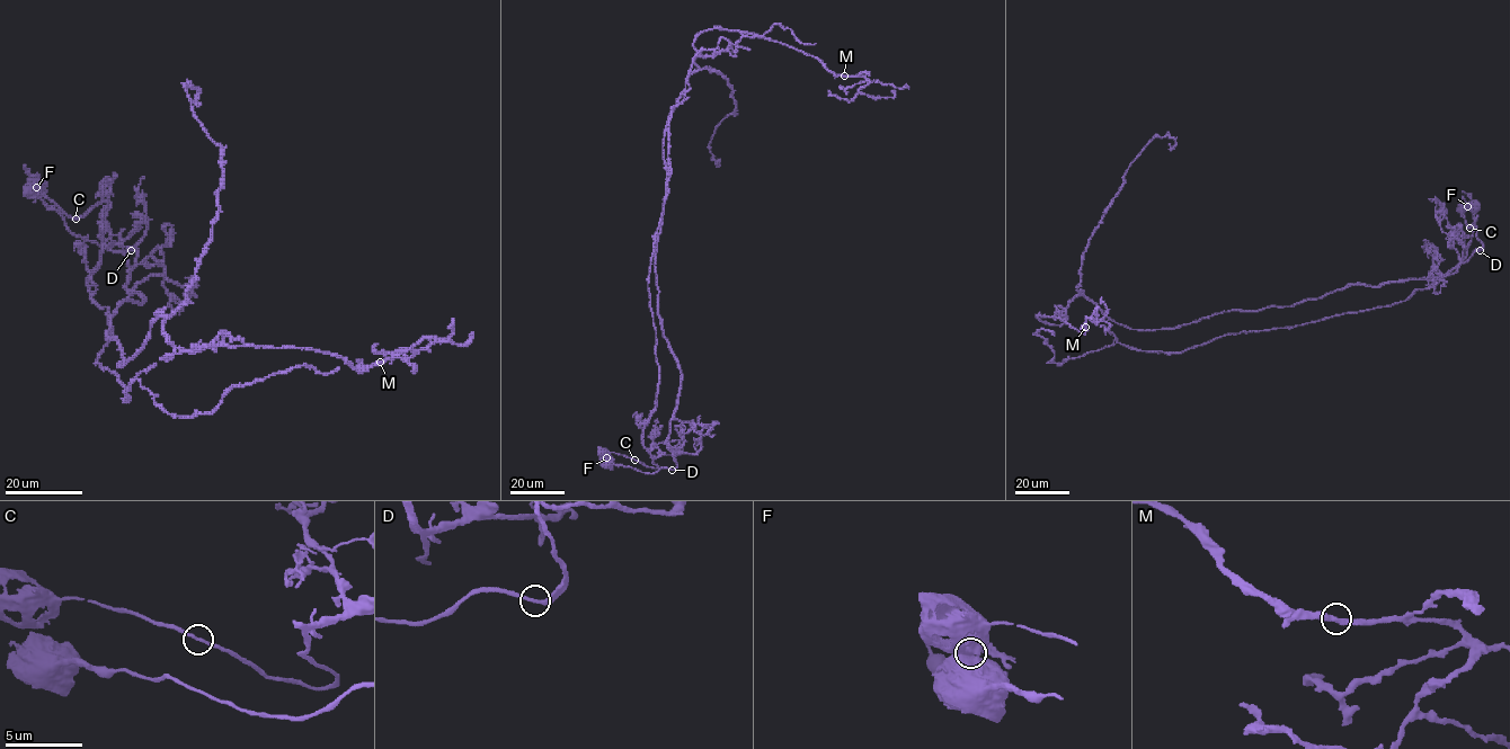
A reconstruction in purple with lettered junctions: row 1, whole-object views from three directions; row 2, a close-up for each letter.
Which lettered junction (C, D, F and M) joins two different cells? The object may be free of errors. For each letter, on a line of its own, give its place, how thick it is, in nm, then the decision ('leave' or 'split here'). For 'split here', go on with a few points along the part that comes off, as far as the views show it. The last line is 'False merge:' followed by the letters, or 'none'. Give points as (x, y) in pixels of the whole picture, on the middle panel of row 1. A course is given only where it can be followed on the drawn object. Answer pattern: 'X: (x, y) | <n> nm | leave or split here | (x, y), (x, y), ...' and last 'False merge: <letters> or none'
C: (634, 460) | 200 nm | leave
D: (672, 470) | 260 nm | leave
F: (606, 457) | 1000 nm | split here | (607, 457), (658, 466), (642, 444), (658, 379), (648, 283), (671, 110), (693, 58), (775, 24), (816, 43)
M: (844, 76) | 360 nm | leave
False merge: F

